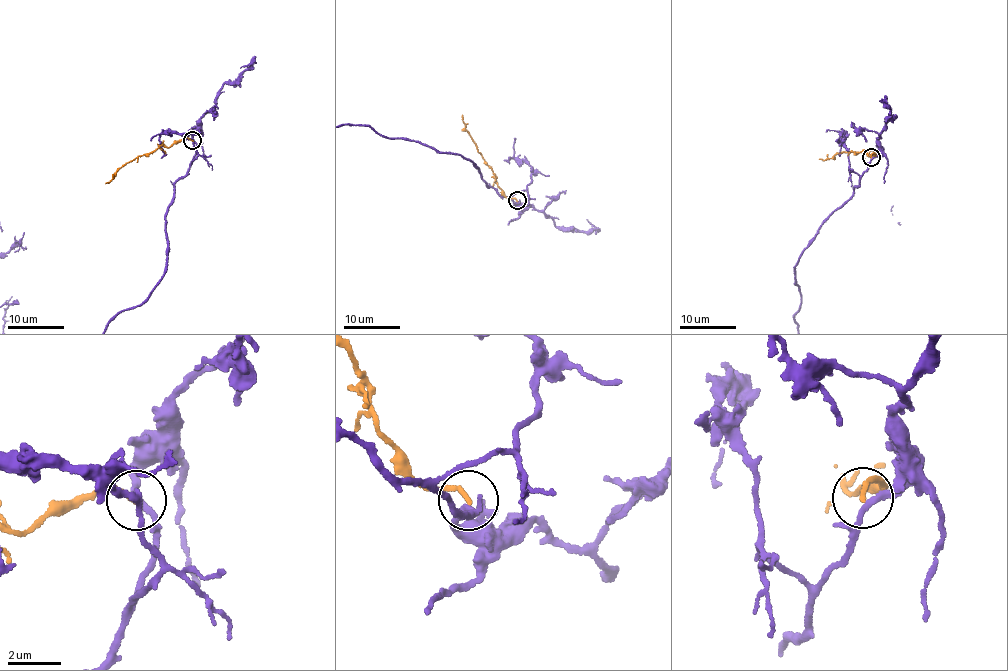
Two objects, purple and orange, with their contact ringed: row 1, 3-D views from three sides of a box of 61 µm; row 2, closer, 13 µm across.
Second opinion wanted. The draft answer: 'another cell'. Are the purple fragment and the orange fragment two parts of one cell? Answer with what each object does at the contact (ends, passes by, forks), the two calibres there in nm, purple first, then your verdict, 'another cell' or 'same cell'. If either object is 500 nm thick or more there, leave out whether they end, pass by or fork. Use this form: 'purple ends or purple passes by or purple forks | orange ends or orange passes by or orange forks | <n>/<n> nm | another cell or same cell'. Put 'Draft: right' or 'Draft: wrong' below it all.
purple passes by | orange ends | 220/180 nm | another cell
Draft: right

